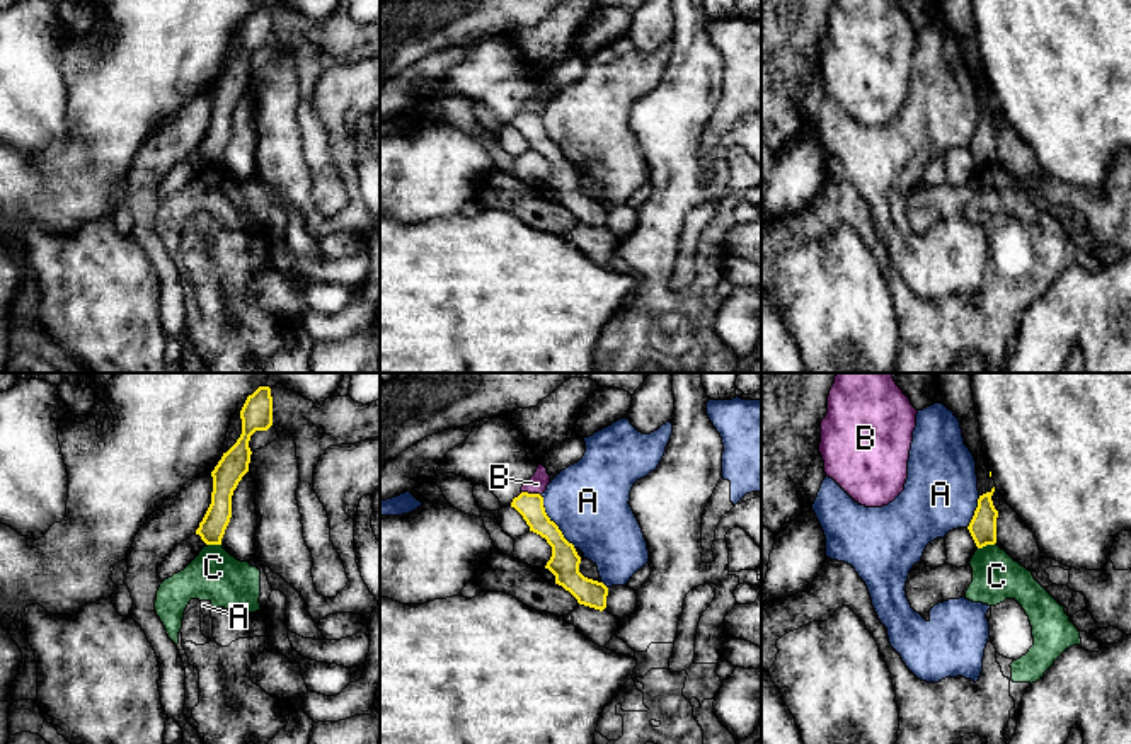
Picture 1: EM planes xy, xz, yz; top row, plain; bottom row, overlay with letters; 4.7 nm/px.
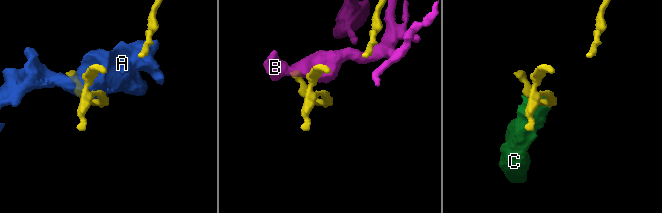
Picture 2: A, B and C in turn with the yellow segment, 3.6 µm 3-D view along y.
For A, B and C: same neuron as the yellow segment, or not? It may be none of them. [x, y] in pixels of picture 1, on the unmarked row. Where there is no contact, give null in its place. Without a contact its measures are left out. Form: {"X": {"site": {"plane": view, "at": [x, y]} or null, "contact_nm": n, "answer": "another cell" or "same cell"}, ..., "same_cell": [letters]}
{"A": {"site": {"plane": "xz", "at": [554, 142]}, "contact_nm": 300, "answer": "another cell"}, "B": {"site": {"plane": "xz", "at": [532, 113]}, "contact_nm": 100, "answer": "another cell"}, "C": {"site": {"plane": "yz", "at": [985, 164]}, "contact_nm": 80, "answer": "another cell"}, "same_cell": []}

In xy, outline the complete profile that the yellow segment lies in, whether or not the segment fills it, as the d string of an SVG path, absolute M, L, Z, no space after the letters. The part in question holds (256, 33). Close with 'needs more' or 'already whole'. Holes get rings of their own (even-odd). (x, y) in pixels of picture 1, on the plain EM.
M259 5L247 15L242 29L242 53L237 61L223 72L211 90L211 123L196 148L206 163L221 163L221 157L232 136L232 114L242 95L249 90L249 60L255 49L267 49L273 44L273 15L269 5Z; already whole

